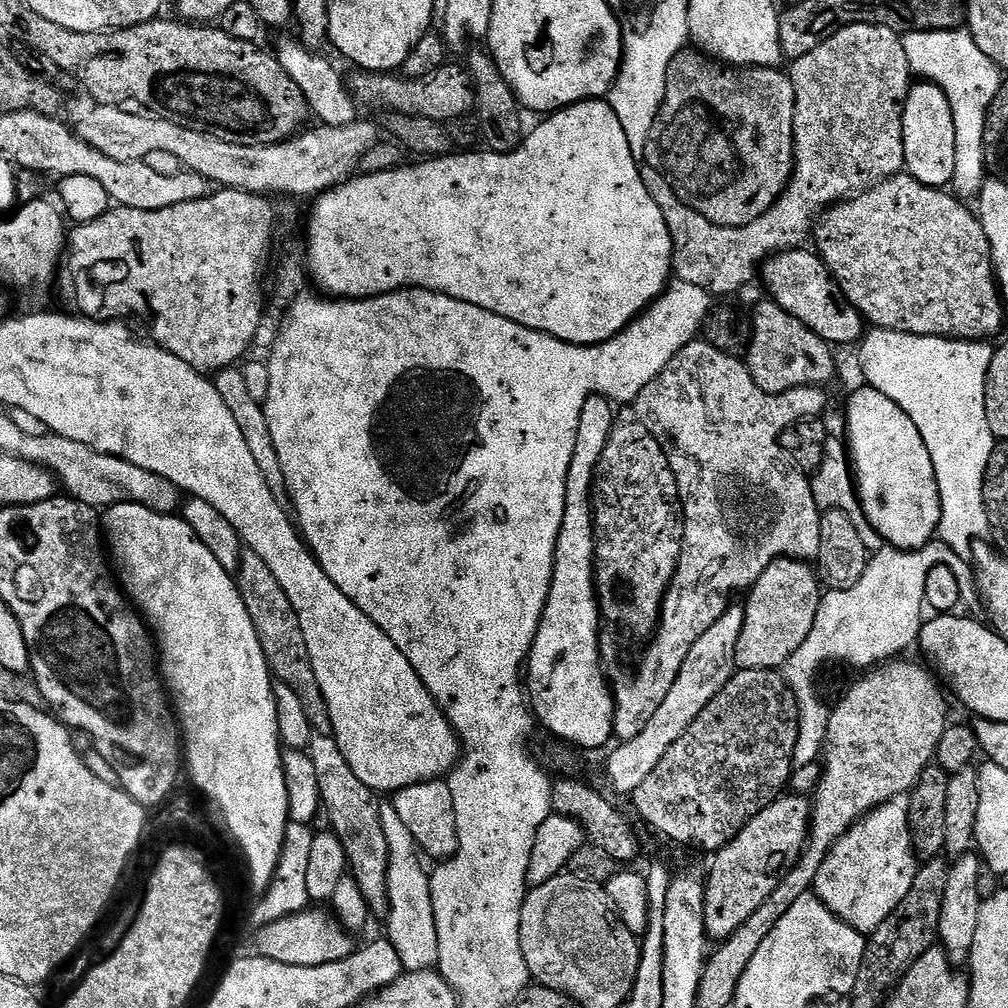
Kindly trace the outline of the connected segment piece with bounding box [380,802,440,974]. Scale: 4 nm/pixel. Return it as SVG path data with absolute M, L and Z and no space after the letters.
M392 802L385 803L380 817L386 830L386 840L390 846L390 866L388 867L388 923L387 939L392 941L398 958L402 958L405 972L424 974L427 968L435 969L440 962L438 926L434 926L434 902L430 894L430 874L421 869L418 856L421 852L416 840L398 816Z

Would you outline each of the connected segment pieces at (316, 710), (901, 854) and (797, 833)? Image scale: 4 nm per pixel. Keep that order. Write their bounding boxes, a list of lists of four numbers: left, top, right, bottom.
[[238,551,331,733],[814,802,918,934],[704,794,812,942]]

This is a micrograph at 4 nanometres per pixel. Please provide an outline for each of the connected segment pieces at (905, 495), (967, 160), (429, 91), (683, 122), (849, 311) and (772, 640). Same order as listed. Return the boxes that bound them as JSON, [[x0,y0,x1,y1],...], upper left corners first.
[[846,386,942,552],[903,30,1002,198],[350,66,476,122],[644,50,796,228],[762,246,866,345],[736,558,822,669]]

